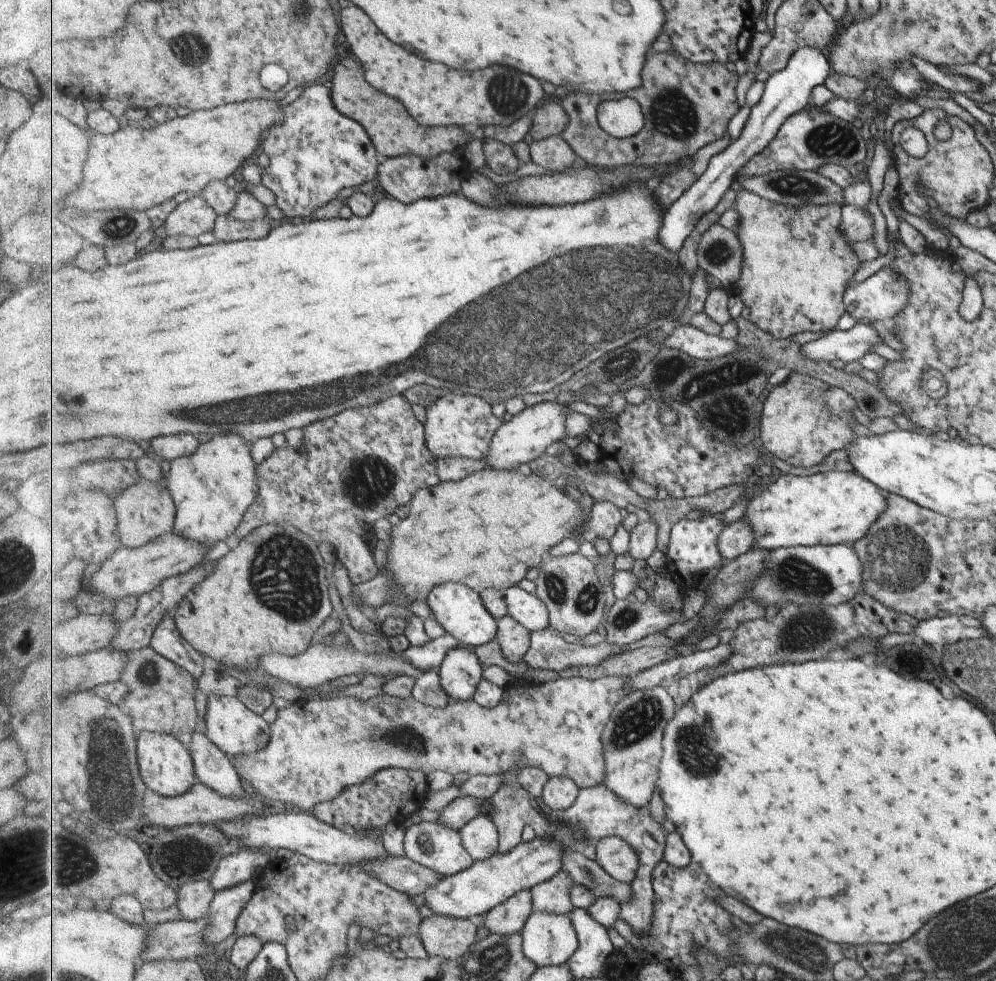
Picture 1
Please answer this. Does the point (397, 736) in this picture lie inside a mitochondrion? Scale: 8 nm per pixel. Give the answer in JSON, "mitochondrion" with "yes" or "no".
{"mitochondrion":"yes"}

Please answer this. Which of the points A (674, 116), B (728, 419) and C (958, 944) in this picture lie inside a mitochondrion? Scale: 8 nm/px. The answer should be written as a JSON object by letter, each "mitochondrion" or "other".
{"A":"mitochondrion","B":"mitochondrion","C":"mitochondrion"}

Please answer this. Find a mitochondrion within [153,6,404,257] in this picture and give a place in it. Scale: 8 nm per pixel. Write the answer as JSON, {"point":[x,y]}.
{"point":[187,49]}

